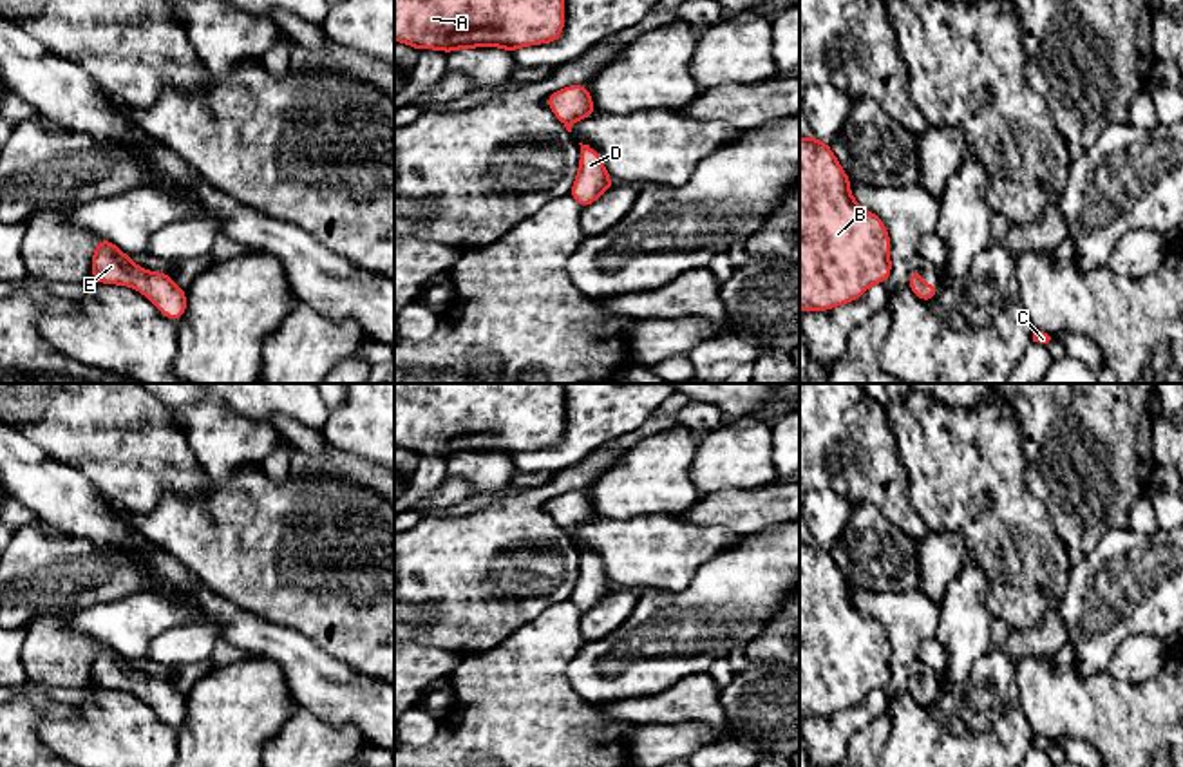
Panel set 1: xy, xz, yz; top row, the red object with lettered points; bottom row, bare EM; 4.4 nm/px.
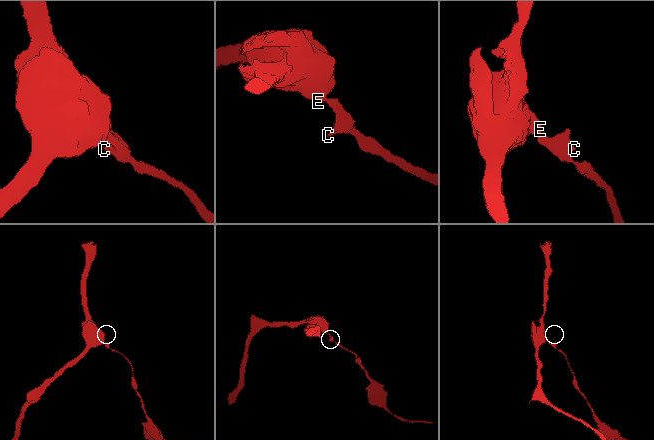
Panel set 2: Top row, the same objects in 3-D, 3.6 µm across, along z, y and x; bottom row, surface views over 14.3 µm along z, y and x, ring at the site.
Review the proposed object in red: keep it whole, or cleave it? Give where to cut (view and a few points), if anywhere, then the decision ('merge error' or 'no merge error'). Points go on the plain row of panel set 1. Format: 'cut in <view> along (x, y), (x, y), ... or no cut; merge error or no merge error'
no cut; no merge error

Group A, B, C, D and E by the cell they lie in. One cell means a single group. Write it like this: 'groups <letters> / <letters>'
groups A B C D E

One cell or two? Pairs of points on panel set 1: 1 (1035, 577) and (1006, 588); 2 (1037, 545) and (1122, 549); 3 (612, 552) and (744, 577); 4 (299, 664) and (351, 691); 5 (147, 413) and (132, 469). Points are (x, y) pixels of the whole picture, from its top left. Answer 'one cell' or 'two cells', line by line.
1: one cell
2: two cells
3: two cells
4: one cell
5: one cell

